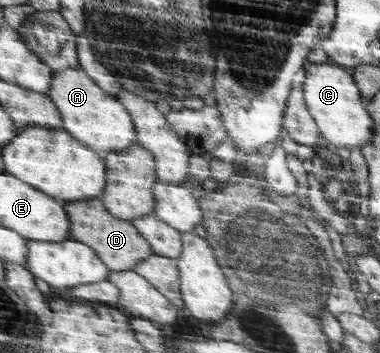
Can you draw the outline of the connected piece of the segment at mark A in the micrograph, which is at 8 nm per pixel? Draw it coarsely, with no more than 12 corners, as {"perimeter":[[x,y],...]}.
{"perimeter":[[83,69],[49,94],[73,138],[104,156],[137,143],[133,118]]}

